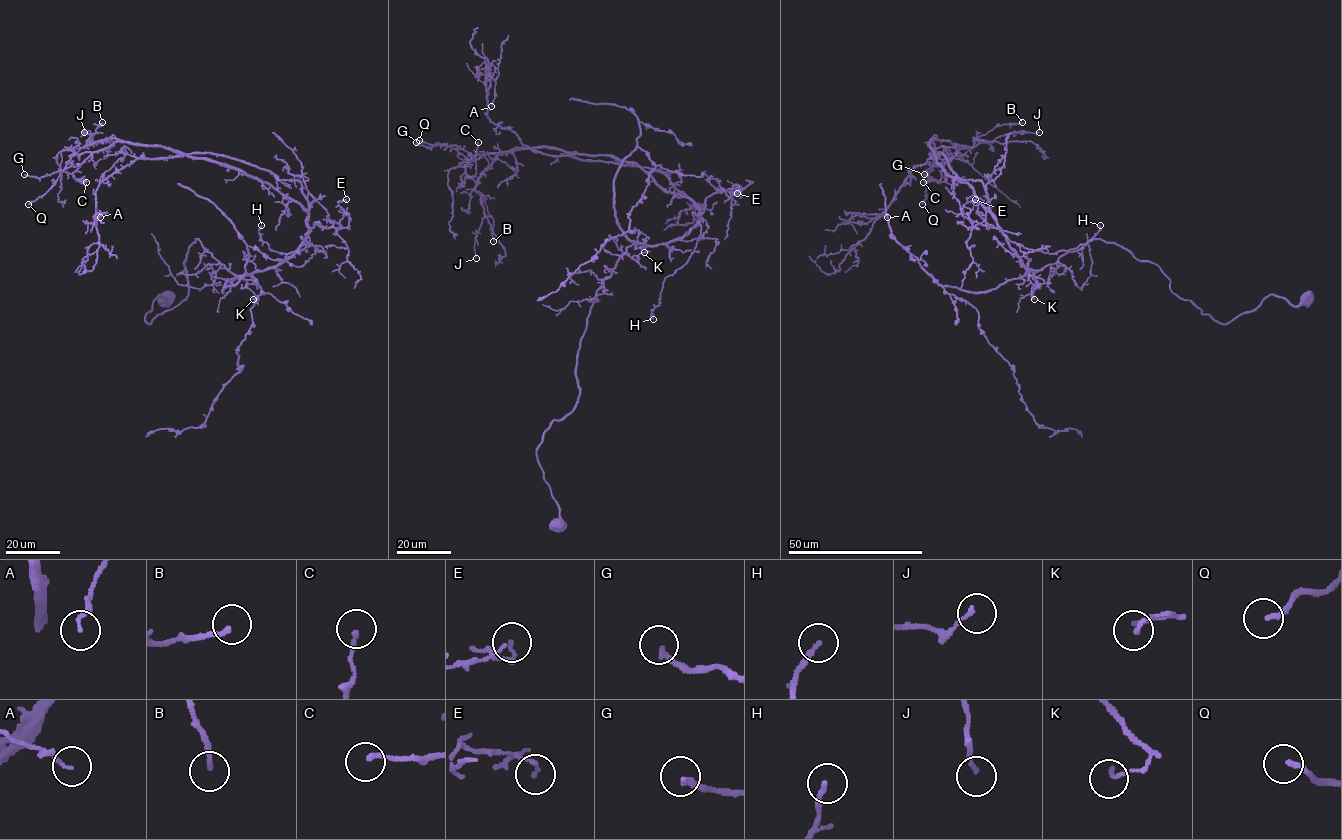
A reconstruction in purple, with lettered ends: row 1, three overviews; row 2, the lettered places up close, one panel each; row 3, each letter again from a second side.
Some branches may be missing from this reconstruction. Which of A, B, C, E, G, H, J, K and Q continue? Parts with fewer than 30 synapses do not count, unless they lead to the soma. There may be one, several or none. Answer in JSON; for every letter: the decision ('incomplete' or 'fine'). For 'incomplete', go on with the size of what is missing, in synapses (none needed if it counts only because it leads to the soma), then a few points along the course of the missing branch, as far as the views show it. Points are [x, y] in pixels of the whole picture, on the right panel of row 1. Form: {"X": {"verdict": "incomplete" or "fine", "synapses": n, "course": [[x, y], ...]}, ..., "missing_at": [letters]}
{"A": {"verdict": "fine"}, "B": {"verdict": "fine"}, "C": {"verdict": "fine"}, "E": {"verdict": "fine"}, "G": {"verdict": "incomplete", "synapses": 35, "course": [[924, 174], [929, 174], [937, 165], [954, 161], [963, 164], [964, 161]]}, "H": {"verdict": "fine"}, "J": {"verdict": "fine"}, "K": {"verdict": "fine"}, "Q": {"verdict": "incomplete", "synapses": 40, "course": [[922, 204], [904, 220], [894, 223], [866, 219]]}, "missing_at": ["G", "Q"]}

